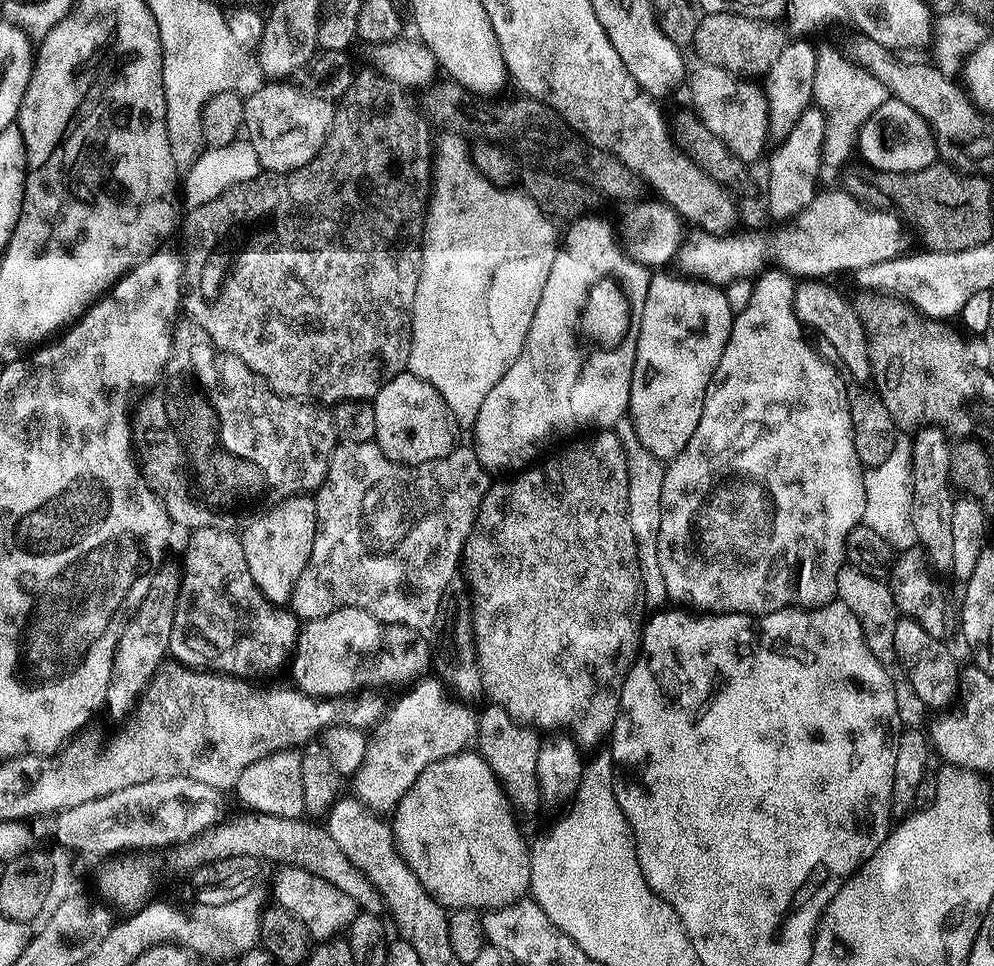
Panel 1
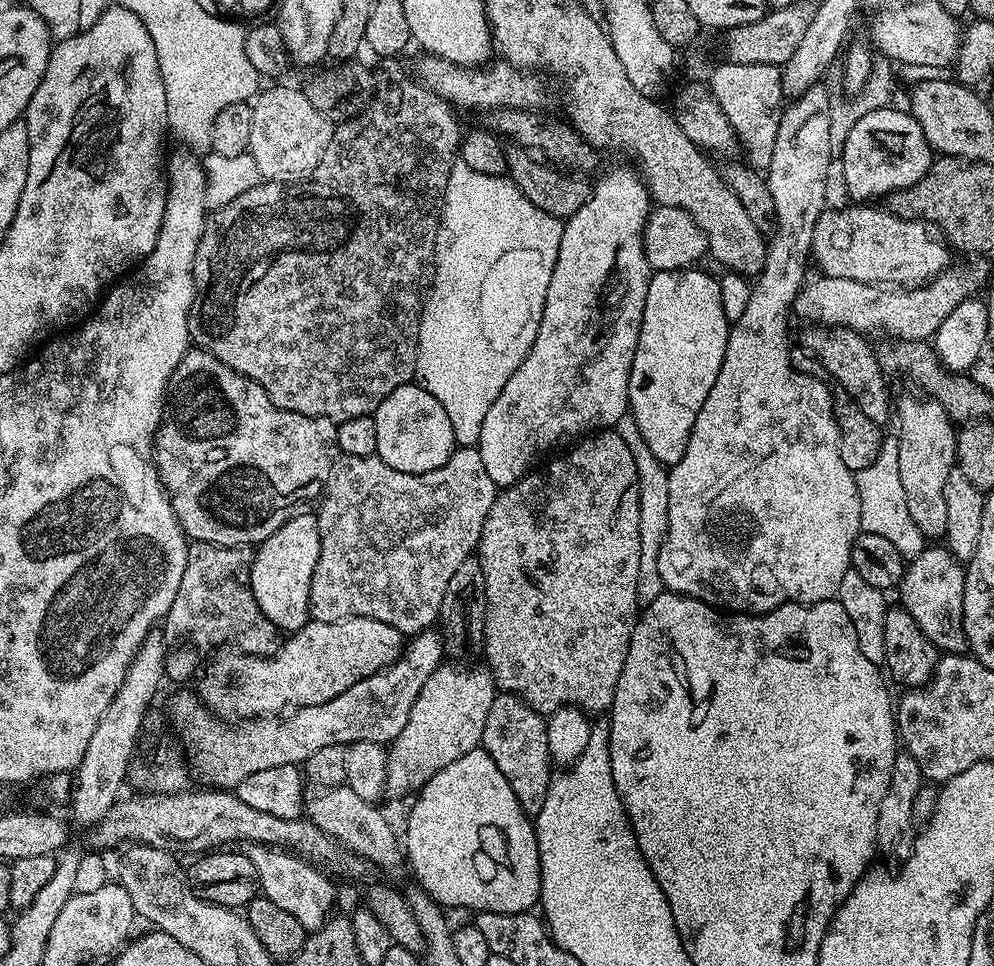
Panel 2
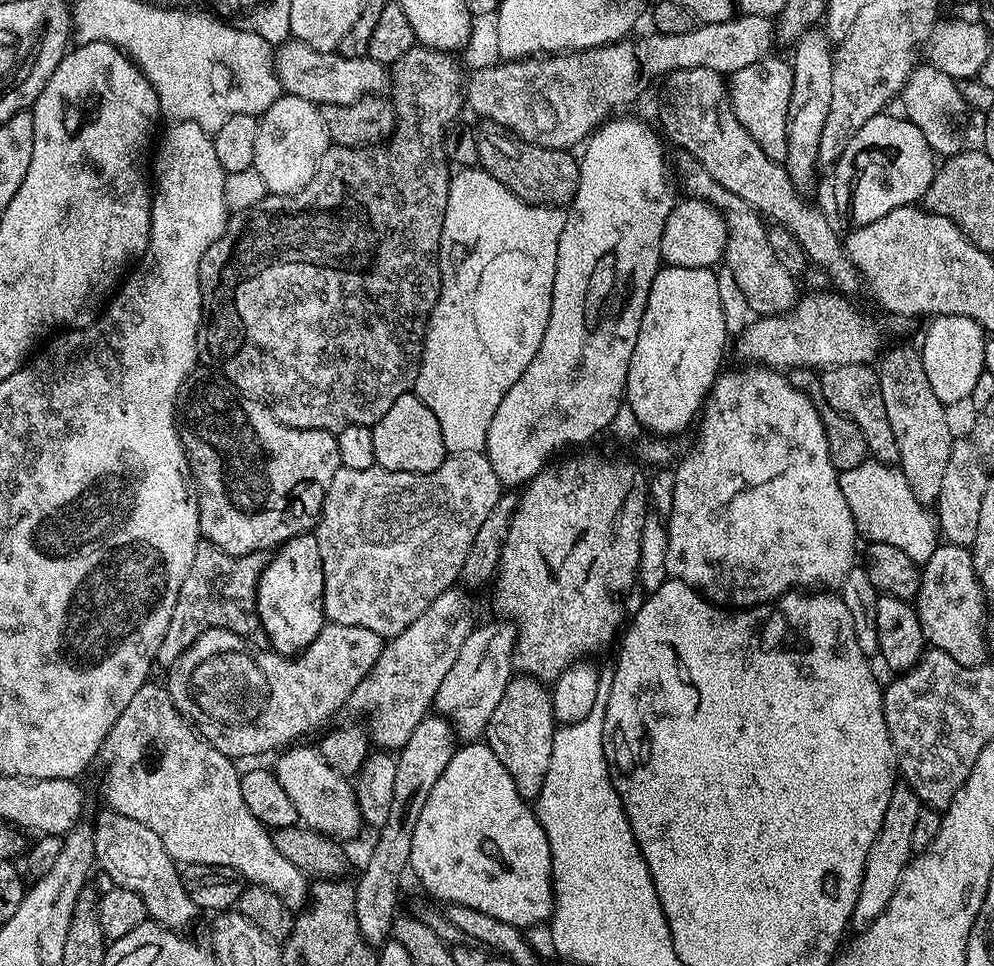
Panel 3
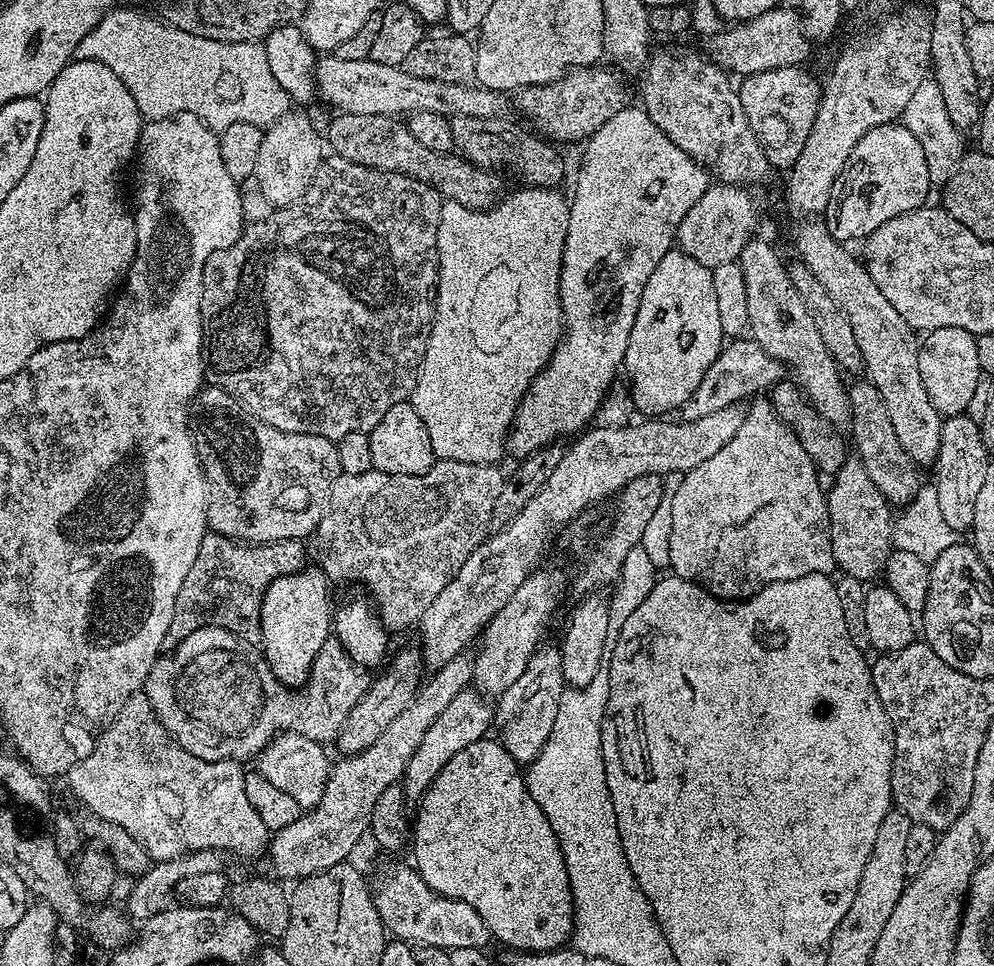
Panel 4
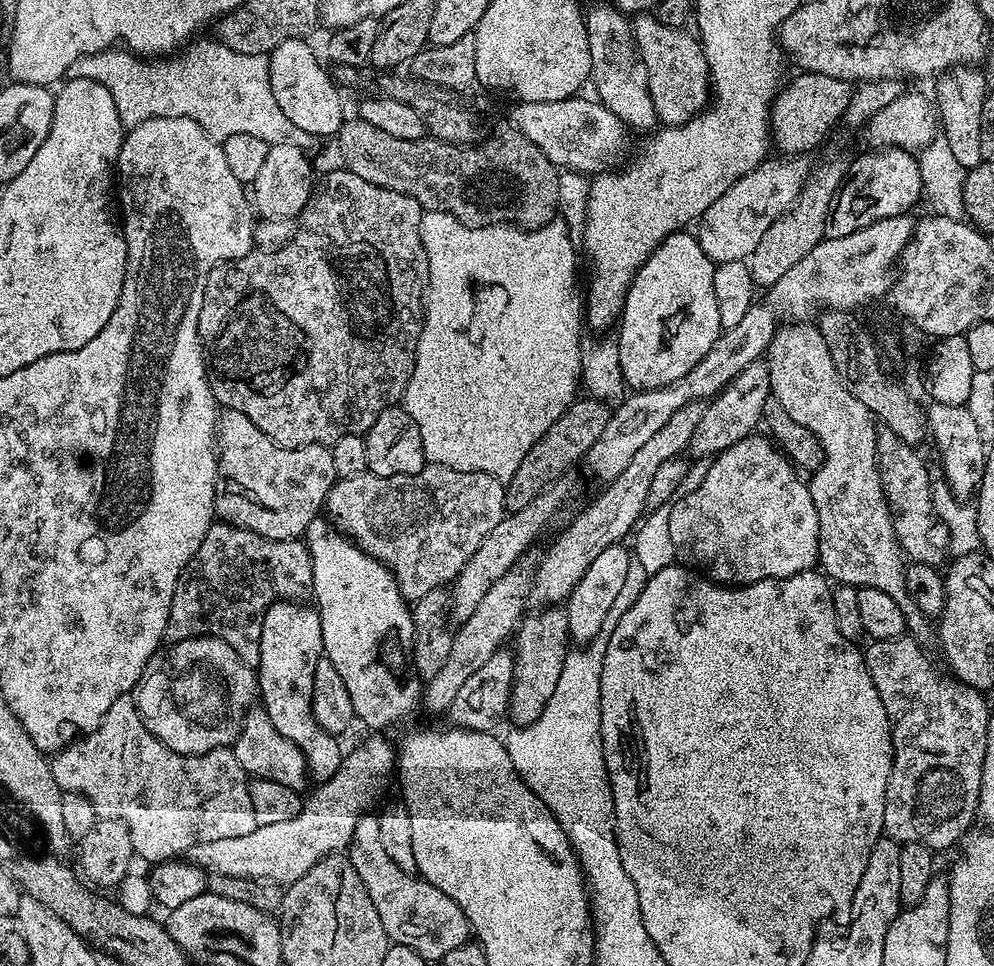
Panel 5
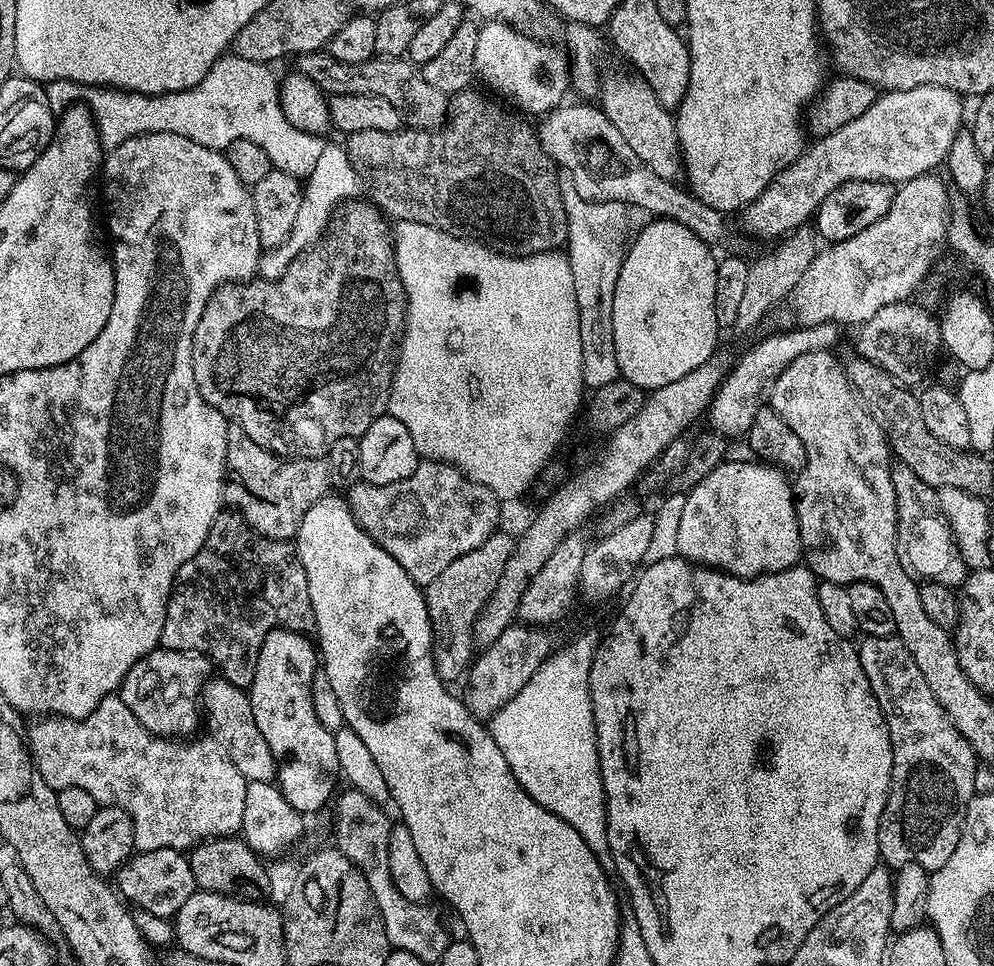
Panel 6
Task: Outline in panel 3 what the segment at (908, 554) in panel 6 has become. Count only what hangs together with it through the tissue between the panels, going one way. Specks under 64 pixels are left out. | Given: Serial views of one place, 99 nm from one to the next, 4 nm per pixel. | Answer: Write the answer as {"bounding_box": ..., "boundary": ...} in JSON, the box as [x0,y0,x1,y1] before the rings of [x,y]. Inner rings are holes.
{"bounding_box":[820,364,898,465],"boundary":[[[846,364],[837,368],[825,368],[820,380],[823,403],[844,416],[849,416],[862,430],[871,459],[882,464],[895,465],[898,461],[898,442],[894,442],[894,430],[890,430],[890,418],[886,418],[886,402],[882,402],[880,373],[867,364]]]}

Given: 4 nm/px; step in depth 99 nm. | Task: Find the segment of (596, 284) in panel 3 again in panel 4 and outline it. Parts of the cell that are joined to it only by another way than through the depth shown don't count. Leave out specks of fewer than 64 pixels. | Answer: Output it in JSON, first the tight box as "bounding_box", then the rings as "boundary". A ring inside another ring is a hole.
{"bounding_box":[507,106,710,458],"boundary":[[[629,106],[618,110],[610,122],[606,122],[594,135],[589,136],[583,145],[584,157],[580,160],[580,169],[576,172],[576,189],[570,192],[570,222],[566,226],[566,242],[562,254],[562,270],[560,271],[560,305],[564,311],[564,334],[560,338],[560,345],[554,350],[554,354],[548,359],[548,364],[536,376],[536,381],[528,388],[528,392],[520,399],[520,405],[512,419],[512,429],[508,432],[507,451],[516,455],[516,458],[523,458],[534,454],[538,450],[555,445],[560,442],[563,436],[575,437],[585,431],[595,421],[596,411],[600,408],[604,395],[610,390],[610,386],[617,383],[621,375],[624,359],[626,358],[626,346],[630,346],[630,330],[634,330],[634,318],[638,318],[638,302],[642,302],[642,290],[646,290],[646,281],[650,274],[654,274],[654,266],[662,262],[667,252],[673,251],[676,231],[686,218],[686,213],[694,207],[694,202],[706,194],[710,186],[710,173],[702,164],[692,160],[686,150],[678,150],[670,138],[666,138],[664,132],[647,130],[648,132],[636,132],[635,107]]]}

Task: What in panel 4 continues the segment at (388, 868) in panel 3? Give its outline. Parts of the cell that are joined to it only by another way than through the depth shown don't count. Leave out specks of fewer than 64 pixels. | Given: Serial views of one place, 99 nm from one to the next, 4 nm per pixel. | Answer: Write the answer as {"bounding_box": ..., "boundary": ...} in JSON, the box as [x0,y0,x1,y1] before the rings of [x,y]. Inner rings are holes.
{"bounding_box":[402,690,493,806],"boundary":[[[475,690],[460,692],[458,698],[454,698],[454,702],[450,702],[450,706],[446,706],[446,710],[442,710],[442,714],[438,714],[438,718],[434,718],[434,722],[426,730],[422,742],[418,742],[418,746],[406,766],[402,777],[402,787],[407,803],[412,806],[419,805],[420,799],[428,793],[428,787],[432,785],[434,778],[438,778],[438,774],[446,766],[446,762],[450,762],[450,758],[454,758],[454,754],[466,750],[466,746],[485,739],[493,724],[493,705],[481,693]]]}

